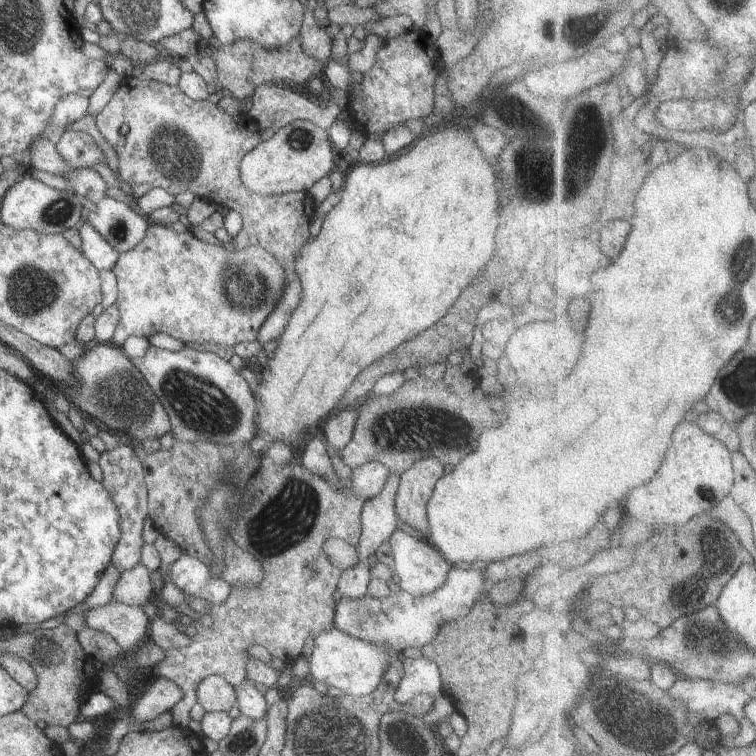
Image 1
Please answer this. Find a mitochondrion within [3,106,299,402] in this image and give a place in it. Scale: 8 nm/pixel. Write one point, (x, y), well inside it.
(170, 149)

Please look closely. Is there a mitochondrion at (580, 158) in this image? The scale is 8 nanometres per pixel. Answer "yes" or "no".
yes

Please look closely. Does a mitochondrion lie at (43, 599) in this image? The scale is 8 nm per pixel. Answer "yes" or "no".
no

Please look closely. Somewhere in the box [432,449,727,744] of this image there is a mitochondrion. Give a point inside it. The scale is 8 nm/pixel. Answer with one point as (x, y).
(628, 718)

